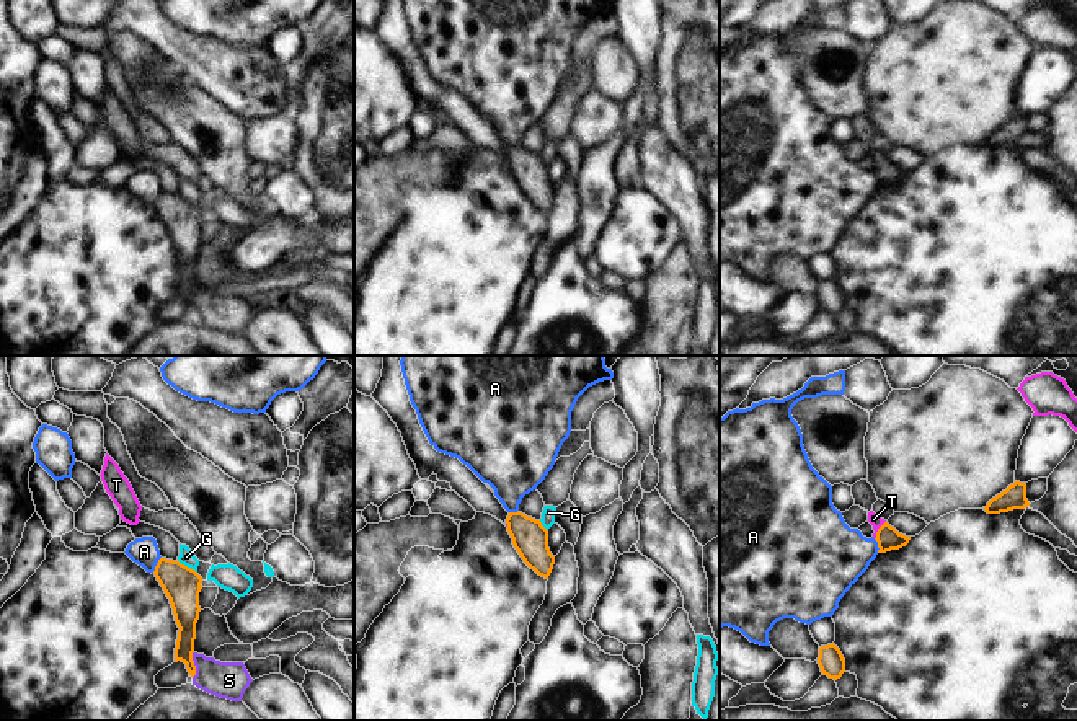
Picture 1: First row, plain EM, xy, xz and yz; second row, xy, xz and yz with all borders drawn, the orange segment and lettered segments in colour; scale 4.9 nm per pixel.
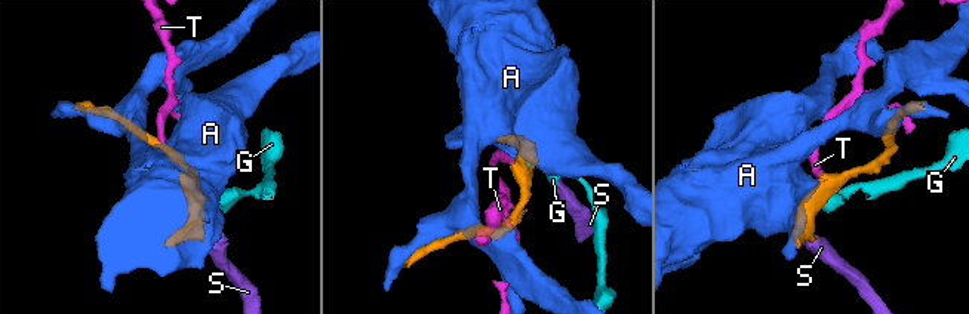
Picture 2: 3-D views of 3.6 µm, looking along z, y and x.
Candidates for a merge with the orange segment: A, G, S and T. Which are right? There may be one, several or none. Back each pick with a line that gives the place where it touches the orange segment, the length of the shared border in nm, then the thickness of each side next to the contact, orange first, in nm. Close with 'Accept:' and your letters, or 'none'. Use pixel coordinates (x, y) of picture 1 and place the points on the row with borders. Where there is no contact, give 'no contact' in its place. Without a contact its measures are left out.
S: meets orange in xy at (193, 664); contact 140 nm long; 120 nm thick on the orange side, 180 nm on the other
T: meets orange in yz at (878, 530); contact 110 nm long; 120 nm thick on the orange side, 60 nm on the other
Accept: S, T

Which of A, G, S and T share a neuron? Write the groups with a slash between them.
A / G / S T

